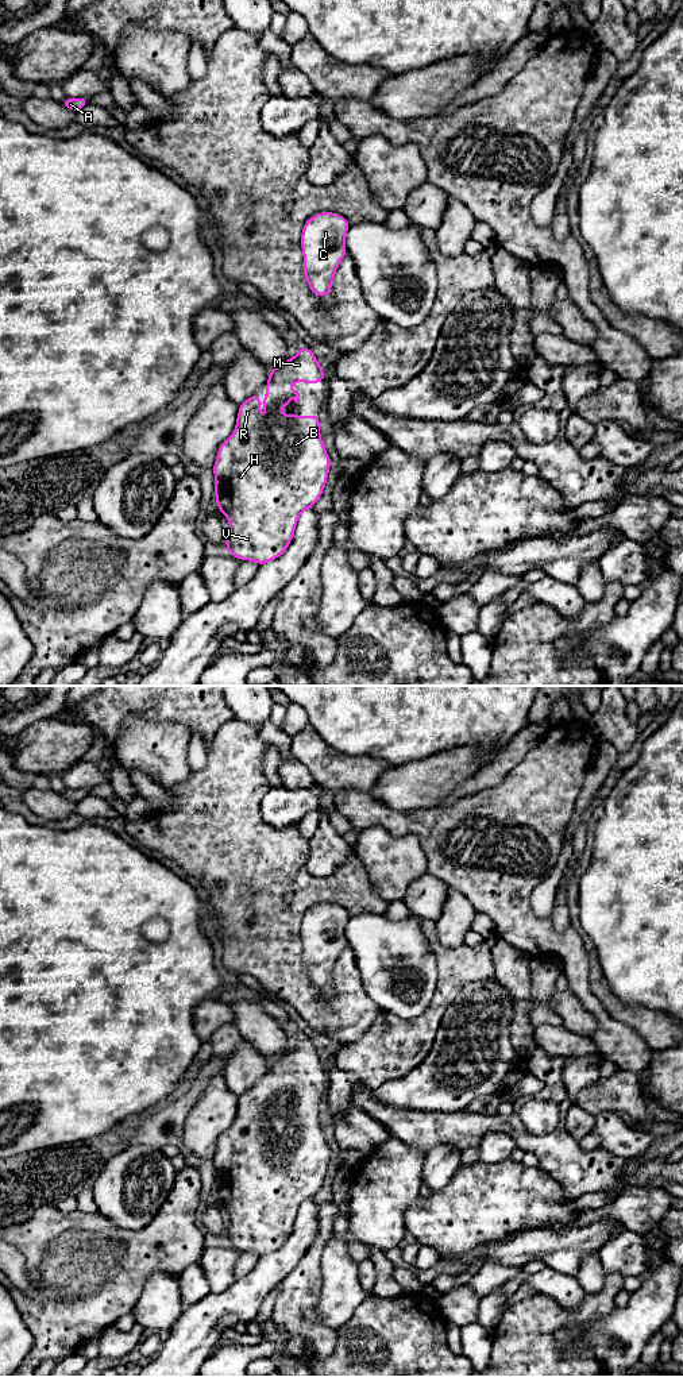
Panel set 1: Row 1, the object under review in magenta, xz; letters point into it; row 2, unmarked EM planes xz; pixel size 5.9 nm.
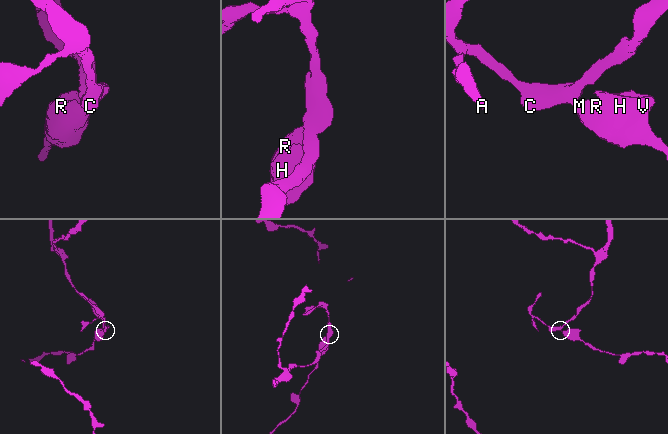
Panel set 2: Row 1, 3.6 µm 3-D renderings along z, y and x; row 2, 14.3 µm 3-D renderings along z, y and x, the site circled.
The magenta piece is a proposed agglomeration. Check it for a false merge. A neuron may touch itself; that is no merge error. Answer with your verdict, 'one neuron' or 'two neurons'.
one neuron

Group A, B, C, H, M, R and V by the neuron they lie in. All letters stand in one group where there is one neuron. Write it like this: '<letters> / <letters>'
A B C H M R V

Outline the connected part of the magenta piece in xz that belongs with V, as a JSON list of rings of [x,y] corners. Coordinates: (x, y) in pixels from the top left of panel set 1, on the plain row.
[[[302,1037],[293,1049],[270,1061],[265,1088],[266,1107],[259,1107],[259,1085],[256,1083],[239,1096],[235,1122],[219,1138],[212,1160],[216,1170],[215,1189],[217,1202],[224,1204],[229,1214],[229,1224],[225,1228],[227,1242],[239,1251],[250,1251],[262,1257],[281,1247],[293,1231],[300,1206],[313,1199],[324,1183],[331,1152],[320,1126],[319,1106],[285,1107],[281,1104],[281,1099],[290,1095],[292,1085],[296,1095],[300,1091],[300,1084],[292,1081],[290,1075],[308,1073],[315,1076],[324,1071],[325,1065],[317,1049],[310,1040]]]

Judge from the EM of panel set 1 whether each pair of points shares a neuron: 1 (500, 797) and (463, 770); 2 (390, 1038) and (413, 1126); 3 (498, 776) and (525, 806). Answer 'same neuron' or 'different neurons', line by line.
1: different neurons
2: different neurons
3: different neurons

